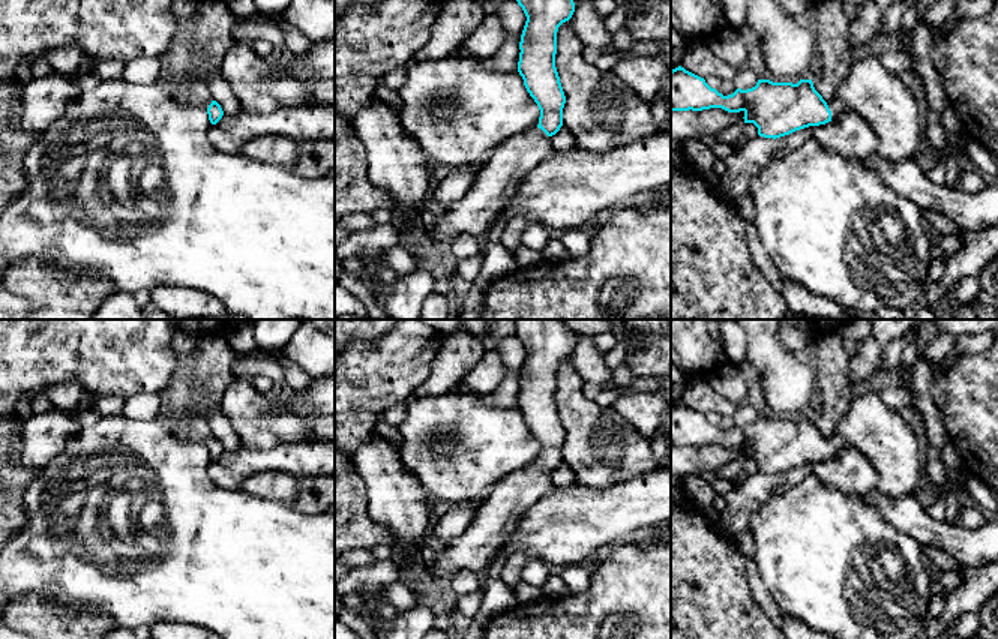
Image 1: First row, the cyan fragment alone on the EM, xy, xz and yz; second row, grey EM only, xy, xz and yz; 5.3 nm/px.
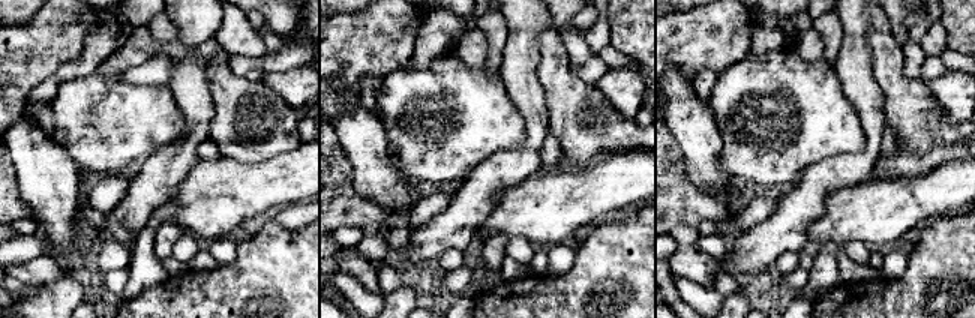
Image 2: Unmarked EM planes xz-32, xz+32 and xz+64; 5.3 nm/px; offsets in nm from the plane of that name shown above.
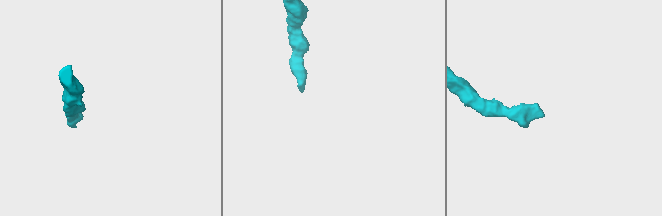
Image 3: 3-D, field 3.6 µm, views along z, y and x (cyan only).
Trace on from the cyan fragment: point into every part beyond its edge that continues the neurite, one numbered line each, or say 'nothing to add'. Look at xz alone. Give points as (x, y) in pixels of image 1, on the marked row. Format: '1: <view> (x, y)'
1: xz (497, 180)

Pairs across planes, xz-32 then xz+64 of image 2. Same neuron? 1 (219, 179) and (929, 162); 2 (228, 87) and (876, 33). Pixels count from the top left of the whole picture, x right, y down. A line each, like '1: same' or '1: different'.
1: different
2: same

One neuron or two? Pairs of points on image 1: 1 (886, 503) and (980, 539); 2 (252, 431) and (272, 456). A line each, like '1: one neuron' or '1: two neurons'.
1: one neuron
2: two neurons

